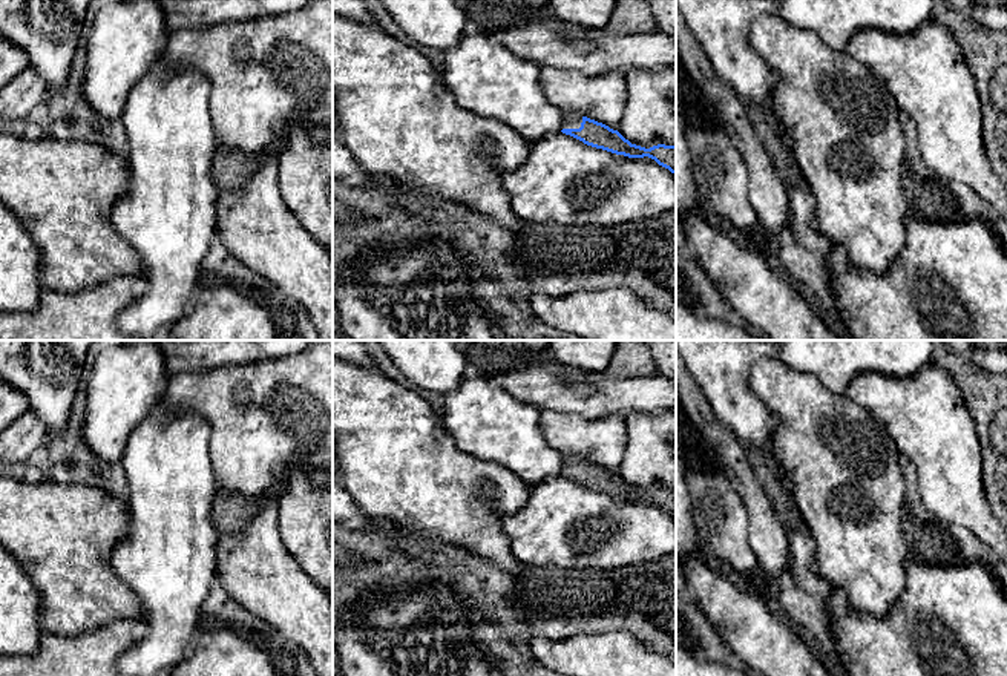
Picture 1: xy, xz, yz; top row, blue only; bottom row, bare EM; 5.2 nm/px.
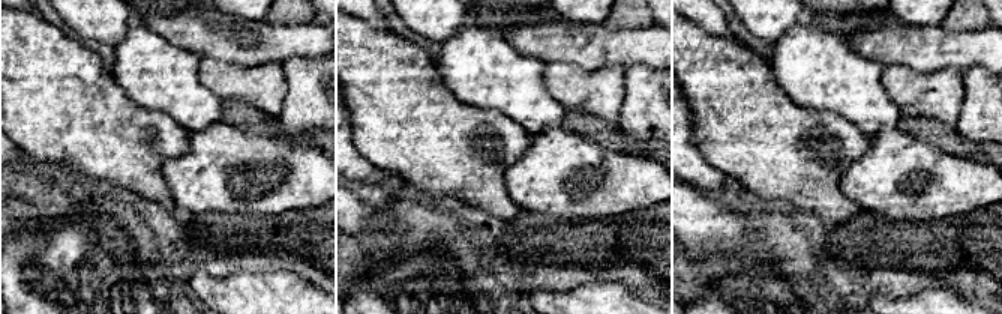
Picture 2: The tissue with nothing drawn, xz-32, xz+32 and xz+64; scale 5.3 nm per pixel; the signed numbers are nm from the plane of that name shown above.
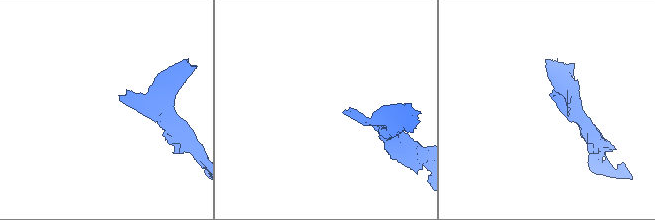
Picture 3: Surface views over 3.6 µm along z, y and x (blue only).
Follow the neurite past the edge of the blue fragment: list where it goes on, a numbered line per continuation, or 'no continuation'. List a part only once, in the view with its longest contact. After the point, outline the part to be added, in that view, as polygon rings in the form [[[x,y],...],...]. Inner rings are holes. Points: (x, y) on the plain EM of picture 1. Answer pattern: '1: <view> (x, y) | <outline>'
1: xz (570, 463) | [[[564,457],[563,472],[579,472],[582,460],[582,457]]]

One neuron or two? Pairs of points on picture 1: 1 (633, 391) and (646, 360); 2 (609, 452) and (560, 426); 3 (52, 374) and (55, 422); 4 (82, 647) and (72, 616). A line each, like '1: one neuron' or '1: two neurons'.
1: two neurons
2: one neuron
3: one neuron
4: two neurons

